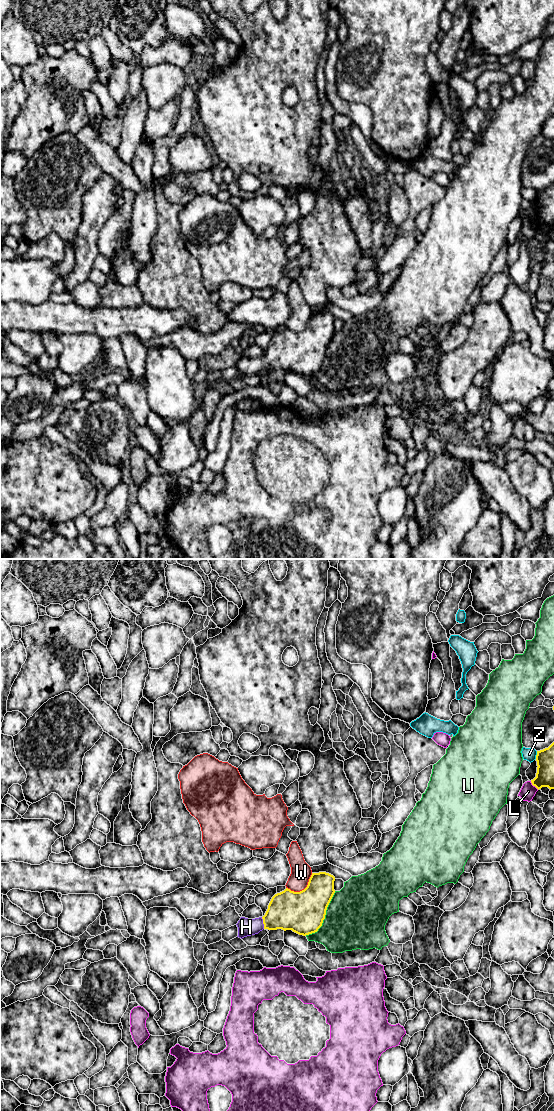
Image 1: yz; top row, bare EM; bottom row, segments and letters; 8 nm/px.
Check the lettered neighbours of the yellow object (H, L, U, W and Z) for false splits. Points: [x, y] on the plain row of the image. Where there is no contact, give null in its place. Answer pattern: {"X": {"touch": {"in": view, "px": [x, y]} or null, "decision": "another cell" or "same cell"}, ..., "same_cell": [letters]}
{"H": {"touch": {"in": "yz", "px": [263, 363]}, "decision": "same cell"}, "L": {"touch": {"in": "yz", "px": [534, 225]}, "decision": "another cell"}, "U": {"touch": {"in": "yz", "px": [324, 357]}, "decision": "another cell"}, "W": {"touch": {"in": "yz", "px": [302, 330]}, "decision": "another cell"}, "Z": {"touch": {"in": "yz", "px": [536, 195]}, "decision": "another cell"}, "same_cell": ["H"]}

